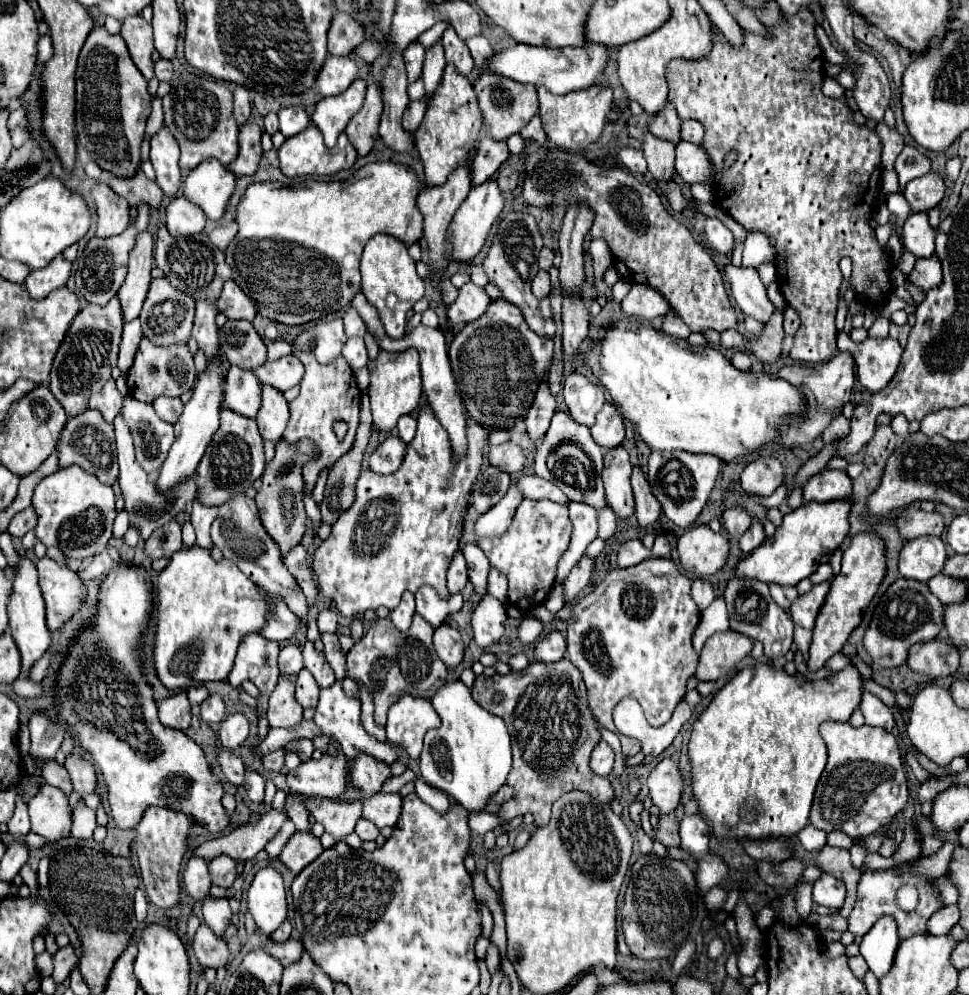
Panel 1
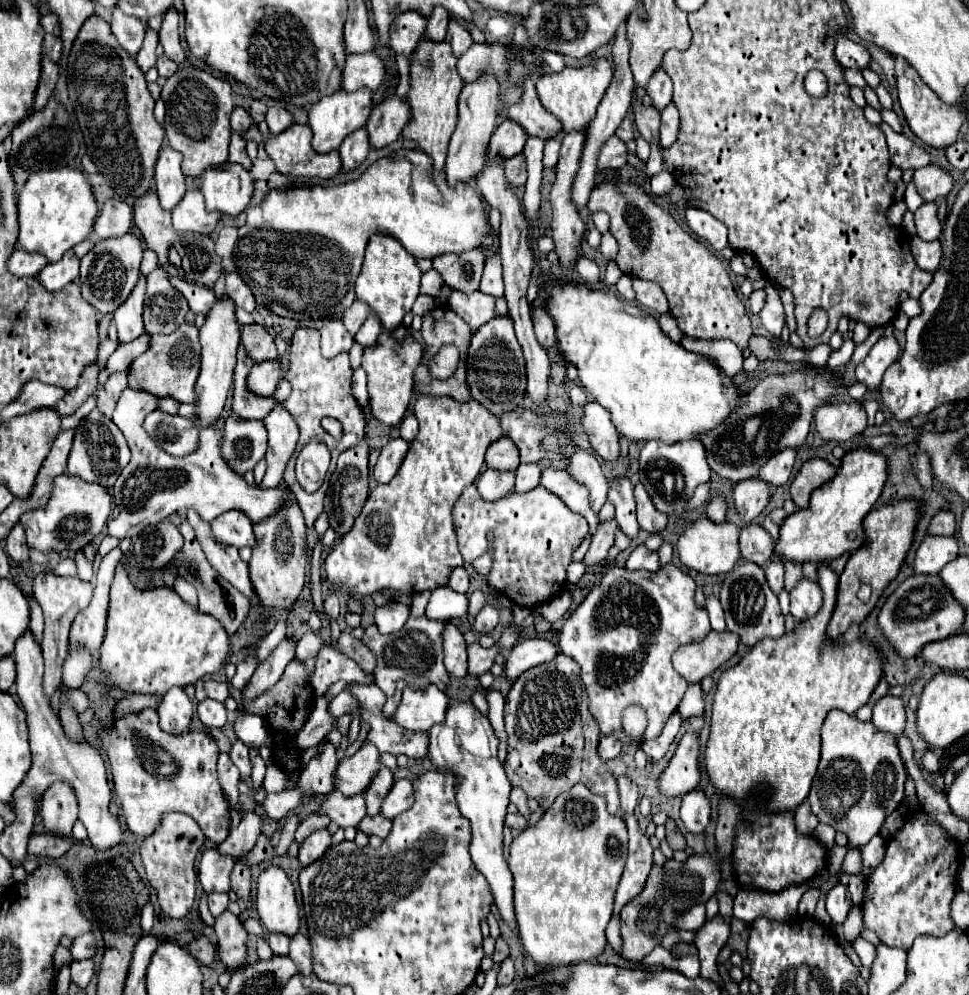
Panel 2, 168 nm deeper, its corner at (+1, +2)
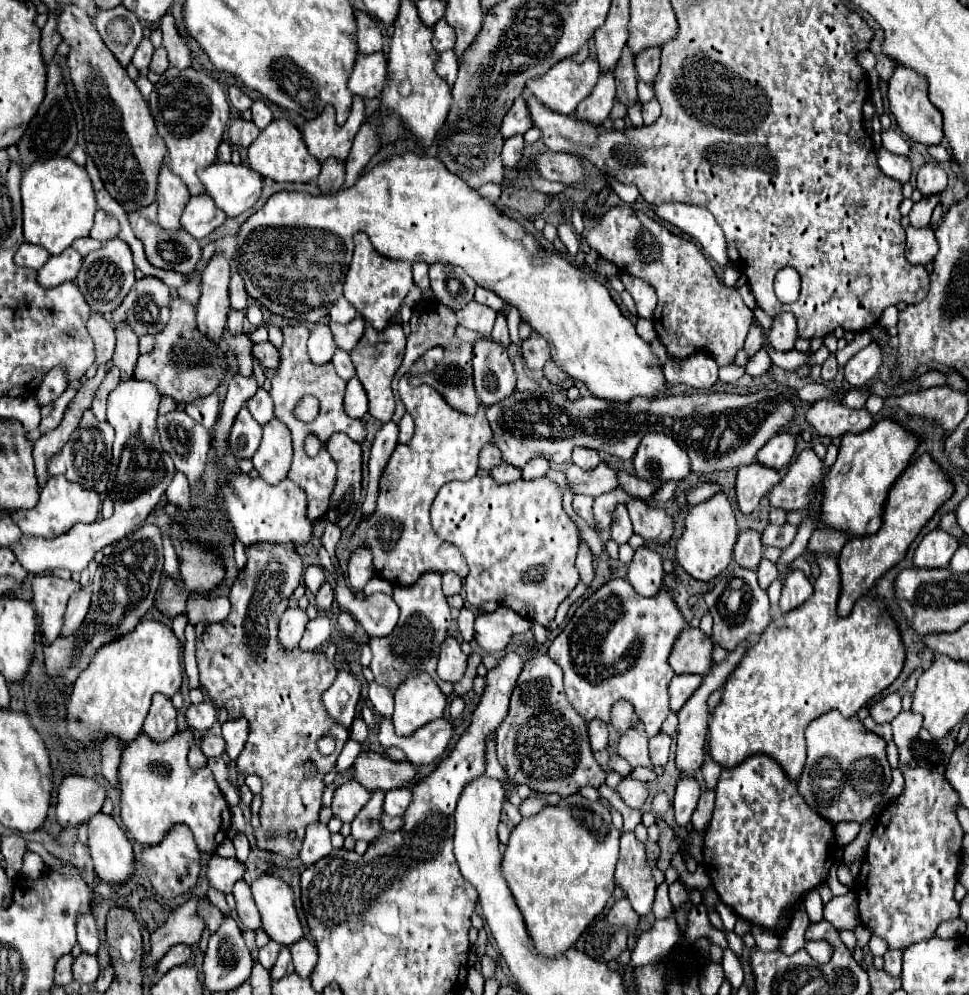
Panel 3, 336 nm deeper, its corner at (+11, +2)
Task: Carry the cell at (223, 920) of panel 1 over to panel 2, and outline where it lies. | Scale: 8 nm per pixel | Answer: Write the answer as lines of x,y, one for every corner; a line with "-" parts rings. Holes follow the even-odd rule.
231,911
221,913
215,919
215,933
217,933
217,947
219,947
219,959
227,965
229,971
237,969
237,965
247,963
245,961
245,943
247,943
247,933

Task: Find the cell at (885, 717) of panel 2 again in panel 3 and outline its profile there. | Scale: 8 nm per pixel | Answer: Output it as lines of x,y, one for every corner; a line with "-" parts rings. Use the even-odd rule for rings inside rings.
889,693
887,697
879,699
875,705
869,707
869,715
875,723
891,723
901,713
901,695

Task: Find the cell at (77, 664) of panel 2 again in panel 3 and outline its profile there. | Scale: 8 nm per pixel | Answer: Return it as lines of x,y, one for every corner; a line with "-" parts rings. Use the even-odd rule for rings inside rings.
81,587
77,593
71,595
61,635
73,635
83,625
83,619
85,619
87,611
89,611
89,603
91,603
89,587

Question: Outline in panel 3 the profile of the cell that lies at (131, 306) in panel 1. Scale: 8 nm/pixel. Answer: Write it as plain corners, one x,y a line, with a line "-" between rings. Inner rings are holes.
119,325
117,329
117,345
113,355
113,365
121,369
121,379
127,381
133,377
135,361
139,359
139,339
127,325

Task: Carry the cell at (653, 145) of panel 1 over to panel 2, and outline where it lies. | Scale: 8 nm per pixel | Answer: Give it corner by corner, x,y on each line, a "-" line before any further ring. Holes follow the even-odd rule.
635,105
633,107
635,111
635,125
637,125
637,131
641,133
641,137
653,145
653,143
659,143
659,127
661,127
661,113
653,107
645,107
645,105

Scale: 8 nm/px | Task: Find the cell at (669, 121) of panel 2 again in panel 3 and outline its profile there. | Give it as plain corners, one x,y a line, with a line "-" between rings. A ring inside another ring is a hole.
657,99
643,103
643,123
651,125
653,121
657,121
657,117
661,115
661,105
657,103

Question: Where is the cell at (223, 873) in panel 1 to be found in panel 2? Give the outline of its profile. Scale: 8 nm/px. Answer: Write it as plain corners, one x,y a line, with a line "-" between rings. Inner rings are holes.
235,861
235,867
231,871
231,889
249,903
249,891
251,891
251,873
249,867
241,861

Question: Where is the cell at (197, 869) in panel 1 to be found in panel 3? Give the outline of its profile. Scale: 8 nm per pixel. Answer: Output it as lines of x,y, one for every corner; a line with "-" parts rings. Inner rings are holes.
213,855
211,861
207,863
209,883
225,895
233,891
235,881
241,881
245,871
247,871
247,867
243,863
239,863
237,859
221,859
219,855

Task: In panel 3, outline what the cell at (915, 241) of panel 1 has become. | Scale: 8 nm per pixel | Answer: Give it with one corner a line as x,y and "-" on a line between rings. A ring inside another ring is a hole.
929,195
929,197
923,197
919,203
915,203
911,213
909,213
911,225
917,229
927,227
931,221
931,213
937,207
937,203
939,203
939,195

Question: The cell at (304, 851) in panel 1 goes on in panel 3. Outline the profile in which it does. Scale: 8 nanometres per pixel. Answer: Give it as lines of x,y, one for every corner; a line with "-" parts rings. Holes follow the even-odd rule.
315,823
307,827
307,835
301,847
301,861
305,867
313,865
315,861
327,857
331,853
331,833
327,825

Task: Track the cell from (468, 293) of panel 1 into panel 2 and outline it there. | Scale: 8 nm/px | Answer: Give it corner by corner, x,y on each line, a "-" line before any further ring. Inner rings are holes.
453,291
449,297
449,307
471,327
479,329
495,315
495,297
489,297
481,291
473,293
457,293

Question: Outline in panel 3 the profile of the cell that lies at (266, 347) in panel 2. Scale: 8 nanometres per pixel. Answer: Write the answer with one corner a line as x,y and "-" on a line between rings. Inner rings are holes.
269,341
253,345
253,357
265,367
265,369
277,369
279,367
279,349
275,349

